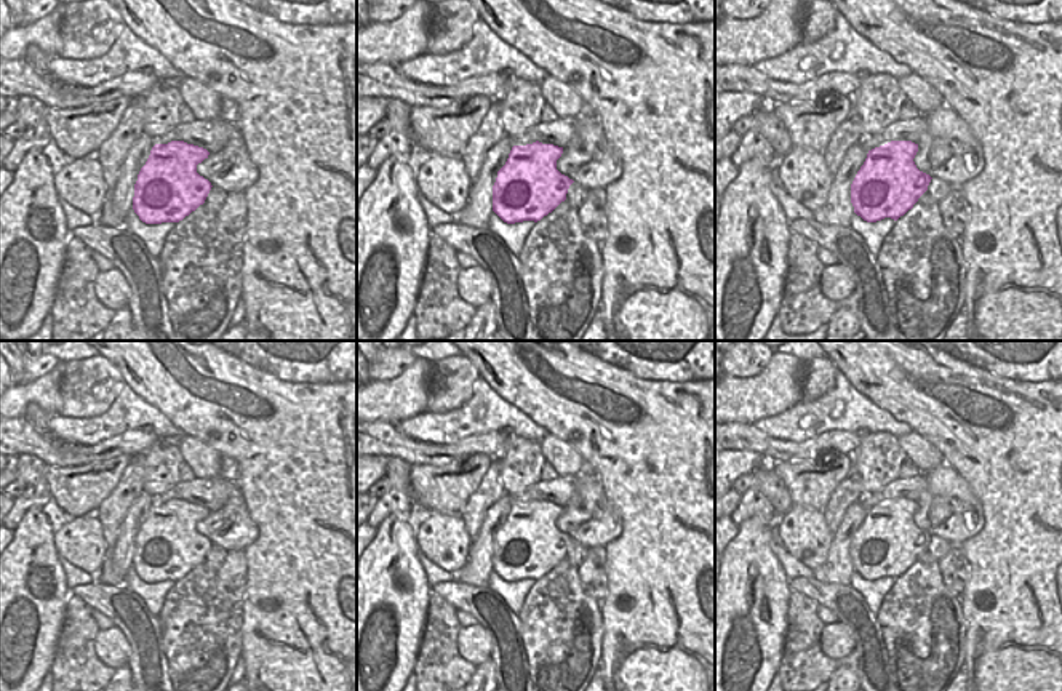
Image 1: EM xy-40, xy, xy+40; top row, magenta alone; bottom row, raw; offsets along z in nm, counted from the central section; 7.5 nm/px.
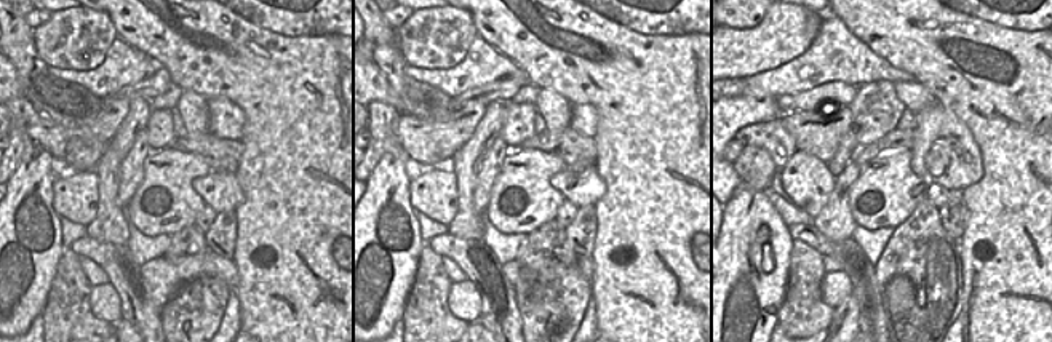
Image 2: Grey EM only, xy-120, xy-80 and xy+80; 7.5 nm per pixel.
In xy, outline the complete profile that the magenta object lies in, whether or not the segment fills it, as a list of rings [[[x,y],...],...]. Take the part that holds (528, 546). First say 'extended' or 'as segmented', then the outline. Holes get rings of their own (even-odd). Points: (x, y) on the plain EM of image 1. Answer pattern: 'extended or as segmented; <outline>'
extended; [[[505,493],[486,512],[456,579],[477,587],[486,587],[493,571],[507,582],[541,579],[574,541],[557,528],[561,512],[563,505],[539,499],[513,504]]]

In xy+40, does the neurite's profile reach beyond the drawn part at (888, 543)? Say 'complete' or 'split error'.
split error

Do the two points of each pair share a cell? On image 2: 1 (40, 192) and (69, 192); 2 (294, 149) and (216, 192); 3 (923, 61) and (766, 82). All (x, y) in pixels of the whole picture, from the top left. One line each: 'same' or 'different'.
1: different
2: different
3: different

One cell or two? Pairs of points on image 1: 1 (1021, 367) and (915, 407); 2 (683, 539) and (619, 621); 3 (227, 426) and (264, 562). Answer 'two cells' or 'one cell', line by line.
1: two cells
2: one cell
3: one cell

